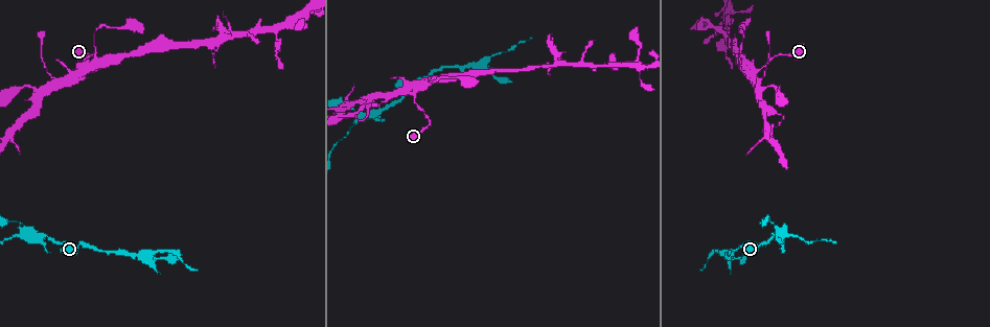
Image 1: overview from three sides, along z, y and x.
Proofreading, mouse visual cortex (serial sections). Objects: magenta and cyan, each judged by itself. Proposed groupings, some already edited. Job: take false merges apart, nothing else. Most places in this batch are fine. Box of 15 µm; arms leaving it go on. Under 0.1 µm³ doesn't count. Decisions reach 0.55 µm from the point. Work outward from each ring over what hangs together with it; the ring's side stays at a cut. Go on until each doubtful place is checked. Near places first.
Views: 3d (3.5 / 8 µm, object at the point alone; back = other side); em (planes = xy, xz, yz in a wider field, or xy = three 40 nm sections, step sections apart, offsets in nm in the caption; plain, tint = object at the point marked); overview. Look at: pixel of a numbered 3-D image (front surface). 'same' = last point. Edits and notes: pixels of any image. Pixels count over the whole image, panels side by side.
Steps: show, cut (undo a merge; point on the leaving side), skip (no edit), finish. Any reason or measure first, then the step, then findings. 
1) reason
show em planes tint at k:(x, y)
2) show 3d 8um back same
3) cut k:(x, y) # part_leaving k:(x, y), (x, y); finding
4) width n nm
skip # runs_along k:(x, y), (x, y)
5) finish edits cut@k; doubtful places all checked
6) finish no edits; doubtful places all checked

arms part here
show 3d 3.5um back at 1:(777, 234)

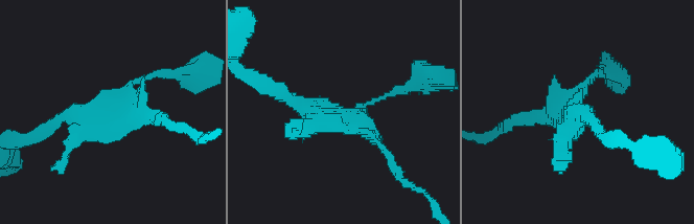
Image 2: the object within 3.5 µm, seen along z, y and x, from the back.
skip # runs_along 2:(49, 127), (113, 113), (158, 72); one cell here

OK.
show 3d 3.5um at 1:(771, 141)

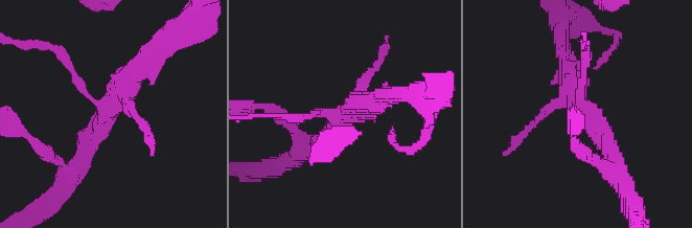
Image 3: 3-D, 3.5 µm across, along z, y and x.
need the tissue
show em planes tint at 3:(110, 109)

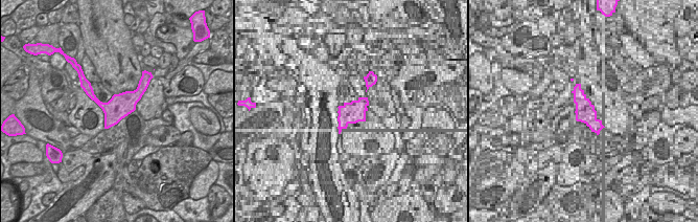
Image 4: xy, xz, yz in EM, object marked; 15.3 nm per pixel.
skip # runs_along 3:(153, 54), (105, 112), (78, 163); one cell here

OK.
sharp bend
show 3d 3.5um at 1:(430, 82)

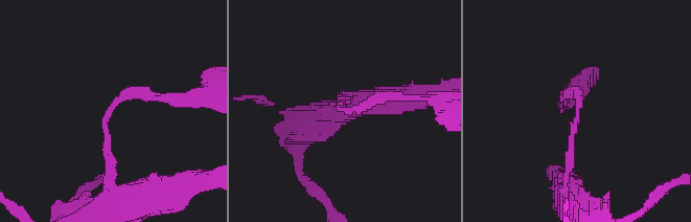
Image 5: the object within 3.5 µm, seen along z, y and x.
arm_widths 100, 150 nm; need the tissue
show em planes tint at 5:(340, 110)

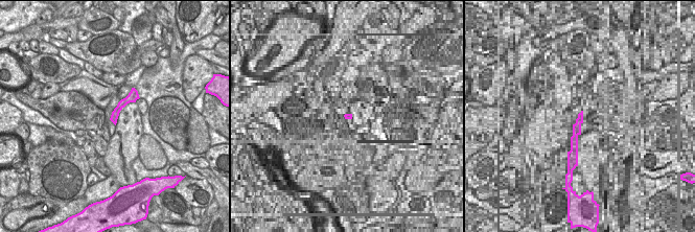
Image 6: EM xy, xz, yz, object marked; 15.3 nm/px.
skip # runs_along 5:(108, 177), (108, 110), (131, 90), (169, 96); all the same cell

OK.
calibre changes
show 3d 3.5um at 1:(613, 64)

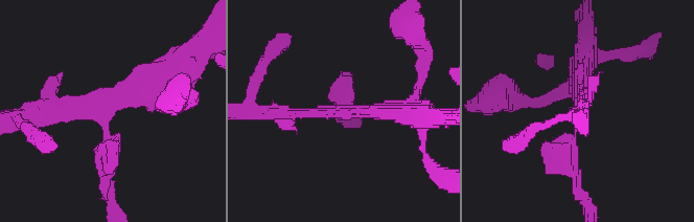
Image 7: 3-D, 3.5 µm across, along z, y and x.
shape alone is not enough
show em planes tint at 7:(348, 112)

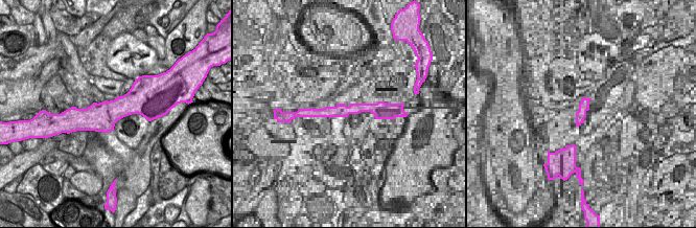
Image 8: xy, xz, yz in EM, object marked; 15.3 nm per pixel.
skip # runs_along 7:(43, 113), (91, 113), (175, 68); one cell here

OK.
finish no edits; doubtful places all checked

